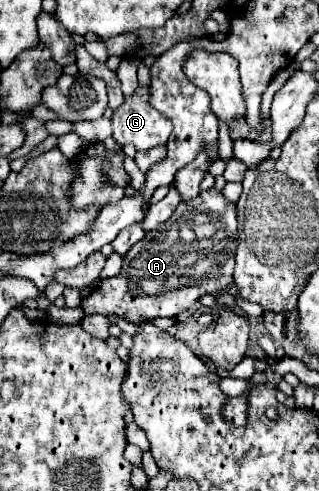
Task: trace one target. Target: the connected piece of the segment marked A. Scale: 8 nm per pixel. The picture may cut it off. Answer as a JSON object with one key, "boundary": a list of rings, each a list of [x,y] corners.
{"boundary":[[[209,188],[199,192],[193,202],[181,202],[173,218],[165,222],[161,228],[151,230],[141,242],[137,242],[125,256],[121,274],[115,278],[103,280],[95,292],[83,298],[81,308],[85,314],[119,314],[129,322],[137,322],[139,318],[165,318],[177,316],[189,310],[201,296],[227,292],[233,284],[233,266],[235,266],[235,250],[237,250],[237,206],[229,202],[217,188]]]}

